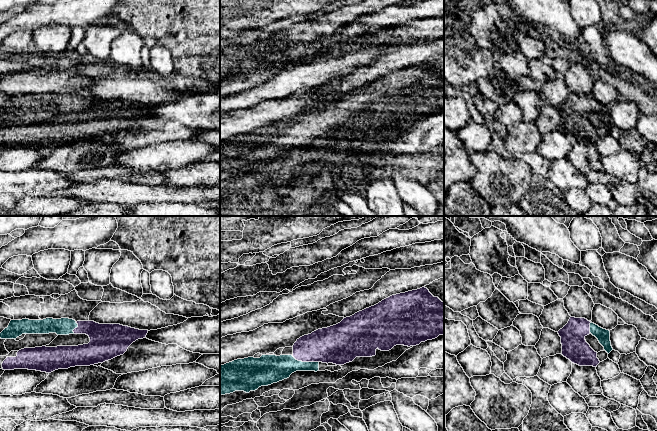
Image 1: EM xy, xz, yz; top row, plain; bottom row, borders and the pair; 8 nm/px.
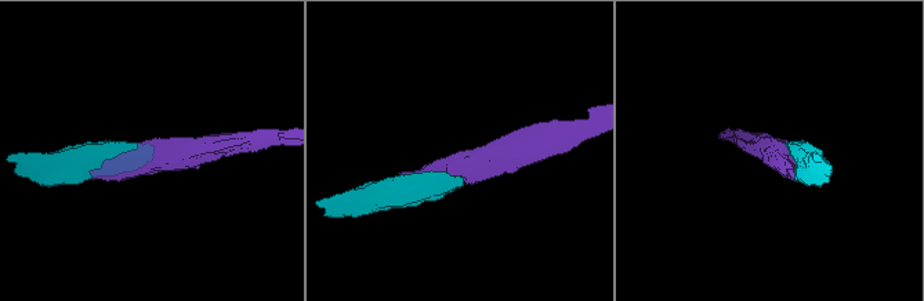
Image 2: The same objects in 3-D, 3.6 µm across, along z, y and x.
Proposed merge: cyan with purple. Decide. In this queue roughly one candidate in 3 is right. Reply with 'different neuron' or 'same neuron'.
same neuron

